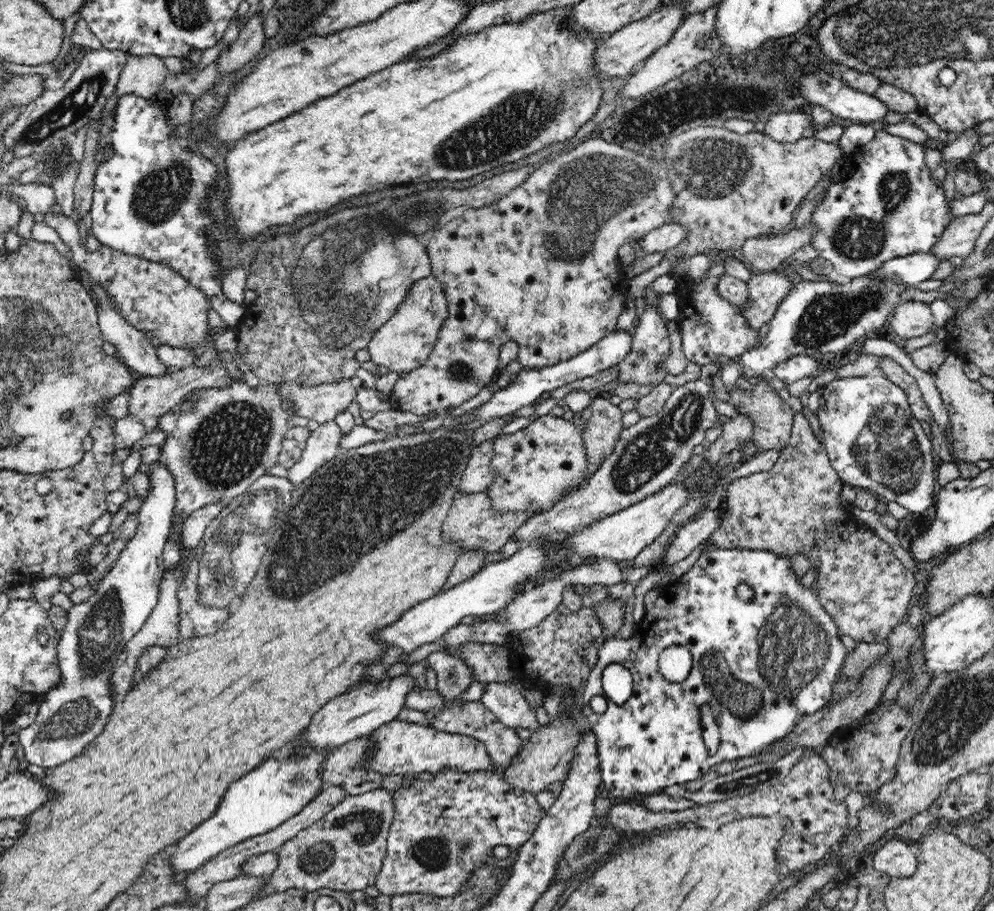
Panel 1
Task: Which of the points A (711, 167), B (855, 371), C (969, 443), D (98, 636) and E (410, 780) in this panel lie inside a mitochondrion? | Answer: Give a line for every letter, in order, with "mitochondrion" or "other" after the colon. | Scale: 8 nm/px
A: mitochondrion
B: other
C: other
D: mitochondrion
E: other

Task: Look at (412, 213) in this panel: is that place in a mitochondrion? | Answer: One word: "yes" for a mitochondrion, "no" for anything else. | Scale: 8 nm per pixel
yes

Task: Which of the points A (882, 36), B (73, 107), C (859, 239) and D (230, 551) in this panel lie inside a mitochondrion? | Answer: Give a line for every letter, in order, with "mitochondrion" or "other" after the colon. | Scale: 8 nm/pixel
A: mitochondrion
B: mitochondrion
C: mitochondrion
D: mitochondrion

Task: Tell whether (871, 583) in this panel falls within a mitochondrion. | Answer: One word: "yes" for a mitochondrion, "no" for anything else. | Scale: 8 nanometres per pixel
no

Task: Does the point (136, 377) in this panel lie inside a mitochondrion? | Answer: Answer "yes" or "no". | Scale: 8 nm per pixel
no

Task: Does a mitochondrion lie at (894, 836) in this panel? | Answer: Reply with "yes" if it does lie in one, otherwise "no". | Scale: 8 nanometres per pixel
no

